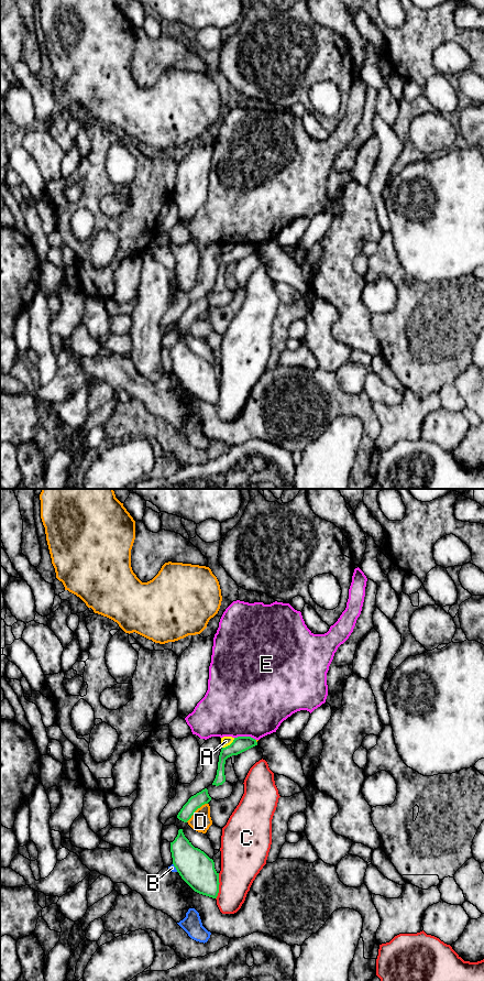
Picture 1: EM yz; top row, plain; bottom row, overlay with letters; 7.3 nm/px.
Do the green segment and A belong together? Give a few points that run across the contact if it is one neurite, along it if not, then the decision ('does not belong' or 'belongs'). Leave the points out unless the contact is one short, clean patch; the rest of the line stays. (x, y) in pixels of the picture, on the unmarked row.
line yz (234, 244), (222, 254); does not belong

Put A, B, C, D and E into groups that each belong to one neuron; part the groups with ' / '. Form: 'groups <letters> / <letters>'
groups A / B / C / D / E

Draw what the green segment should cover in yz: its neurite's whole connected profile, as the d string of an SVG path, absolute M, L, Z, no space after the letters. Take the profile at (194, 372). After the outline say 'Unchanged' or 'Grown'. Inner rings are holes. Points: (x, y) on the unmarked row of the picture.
M183 336L170 349L170 359L174 373L188 392L199 401L217 405L220 390L214 369L191 351Z. Unchanged

